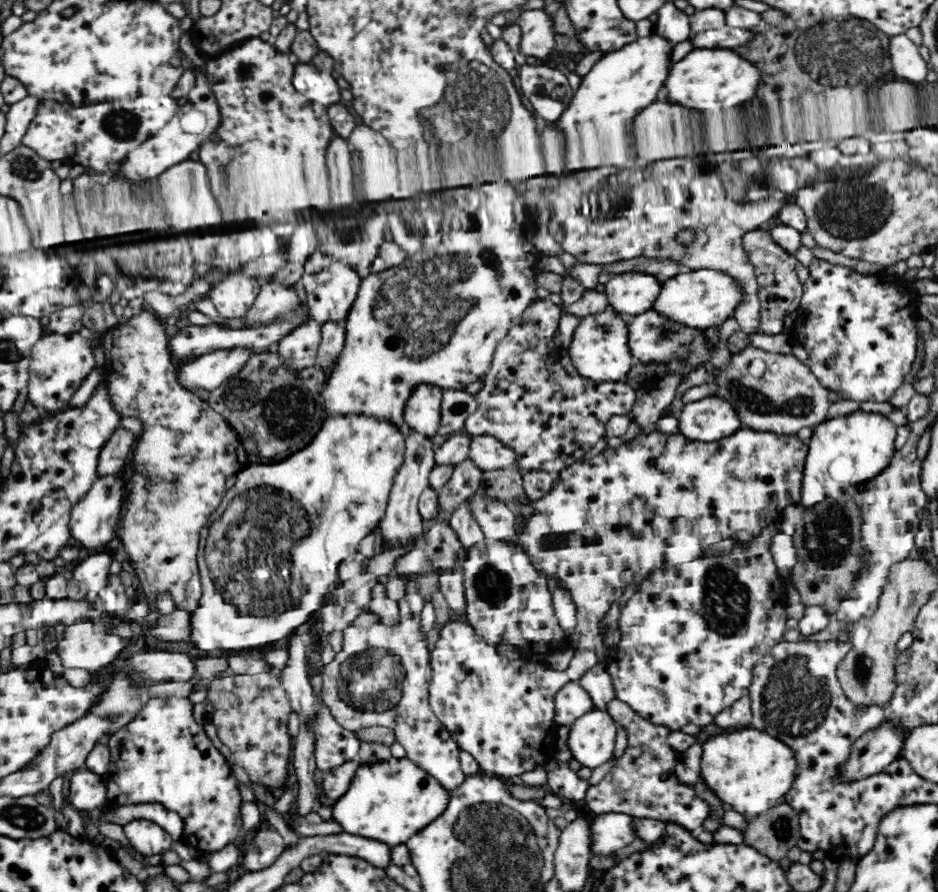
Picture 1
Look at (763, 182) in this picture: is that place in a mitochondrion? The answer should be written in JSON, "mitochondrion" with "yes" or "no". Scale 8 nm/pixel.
{"mitochondrion":"no"}

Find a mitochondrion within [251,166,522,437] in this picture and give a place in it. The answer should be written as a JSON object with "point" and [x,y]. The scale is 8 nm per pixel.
{"point":[425,311]}

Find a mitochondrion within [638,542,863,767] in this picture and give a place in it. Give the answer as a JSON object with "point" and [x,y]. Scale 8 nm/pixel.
{"point":[796,694]}

